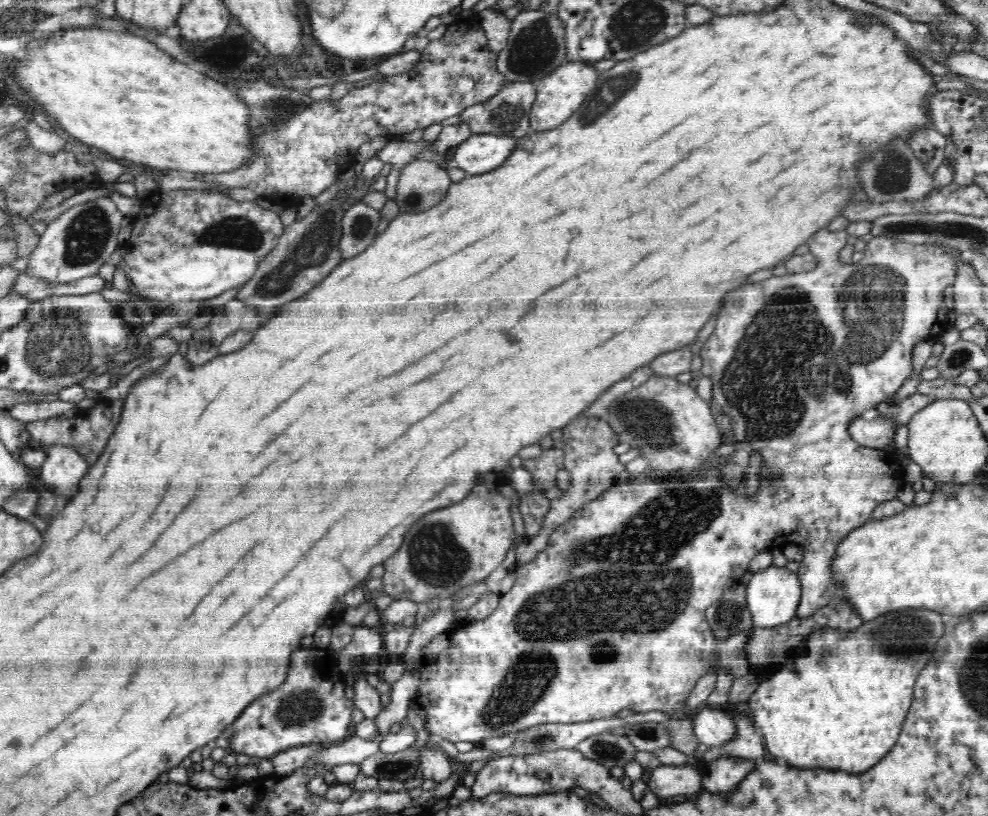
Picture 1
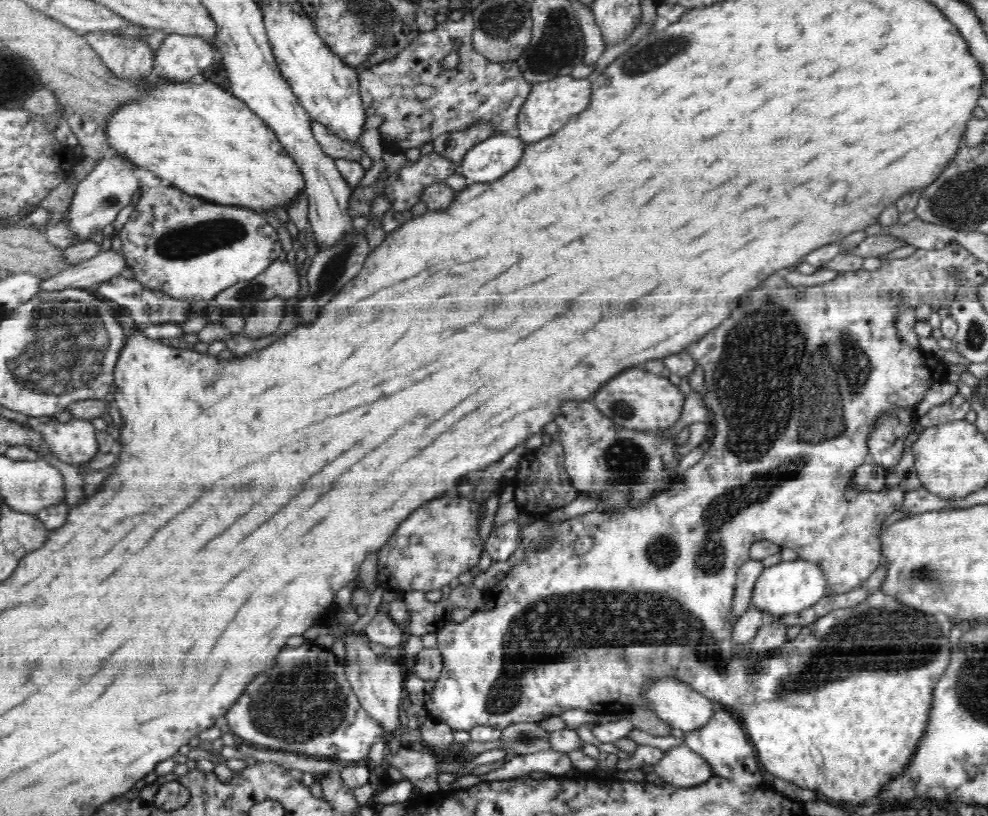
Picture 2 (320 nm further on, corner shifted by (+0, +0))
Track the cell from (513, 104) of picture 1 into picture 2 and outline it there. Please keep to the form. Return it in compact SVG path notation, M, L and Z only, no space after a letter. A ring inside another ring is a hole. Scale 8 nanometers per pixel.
M478 122L466 130L456 130L440 134L433 140L433 152L451 160L459 167L462 158L473 145L486 140L489 136L496 134L491 122Z

